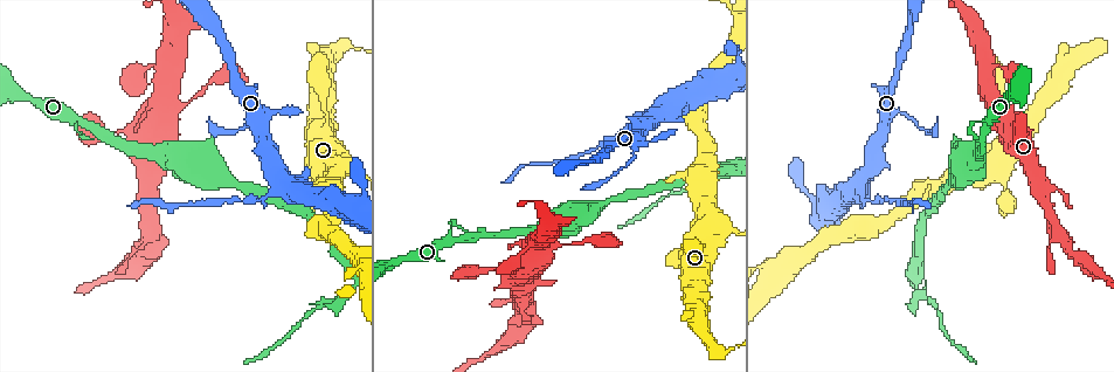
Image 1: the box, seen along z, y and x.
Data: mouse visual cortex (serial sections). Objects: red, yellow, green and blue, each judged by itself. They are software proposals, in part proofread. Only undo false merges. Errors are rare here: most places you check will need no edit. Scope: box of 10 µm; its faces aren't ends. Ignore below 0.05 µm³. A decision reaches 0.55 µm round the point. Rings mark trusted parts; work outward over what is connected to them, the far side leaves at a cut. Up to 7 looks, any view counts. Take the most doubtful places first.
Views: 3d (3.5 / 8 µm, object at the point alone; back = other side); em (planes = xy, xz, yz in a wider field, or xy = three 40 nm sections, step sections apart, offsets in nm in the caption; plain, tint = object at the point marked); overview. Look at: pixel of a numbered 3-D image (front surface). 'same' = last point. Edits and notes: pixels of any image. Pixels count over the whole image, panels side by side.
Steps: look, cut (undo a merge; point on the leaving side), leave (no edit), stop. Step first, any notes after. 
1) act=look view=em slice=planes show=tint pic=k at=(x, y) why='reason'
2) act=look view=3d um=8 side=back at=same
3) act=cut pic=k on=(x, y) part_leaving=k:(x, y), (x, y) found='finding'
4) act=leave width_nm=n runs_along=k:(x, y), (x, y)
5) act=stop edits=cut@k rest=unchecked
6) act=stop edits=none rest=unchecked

act=look view=3d um=3.5 pic=1 at=(919, 292)

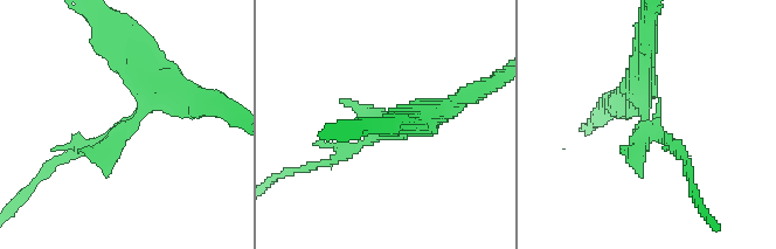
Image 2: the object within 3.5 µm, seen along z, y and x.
act=look view=em slice=planes show=tint pic=2 at=(126, 124) why='now the EM'

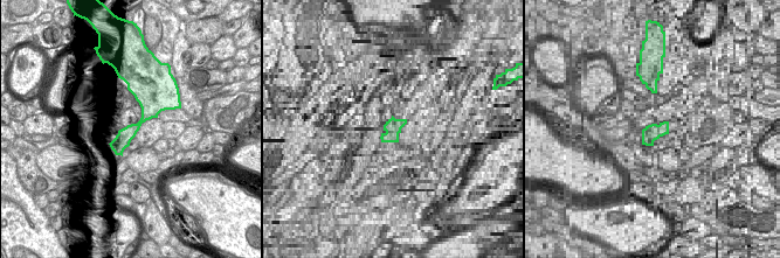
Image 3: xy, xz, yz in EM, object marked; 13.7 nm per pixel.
act=leave runs_along=3:(135, 91), (145, 117), (118, 152) found='one cell here'

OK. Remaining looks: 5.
act=look view=3d um=3.5 side=back pic=1 at=(281, 179)

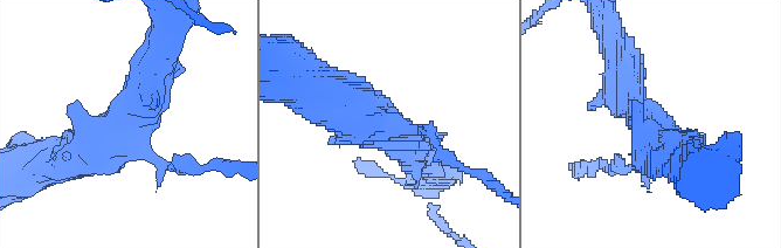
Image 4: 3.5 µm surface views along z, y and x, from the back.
act=look view=em slice=planes show=tint pic=4 at=(130, 124)

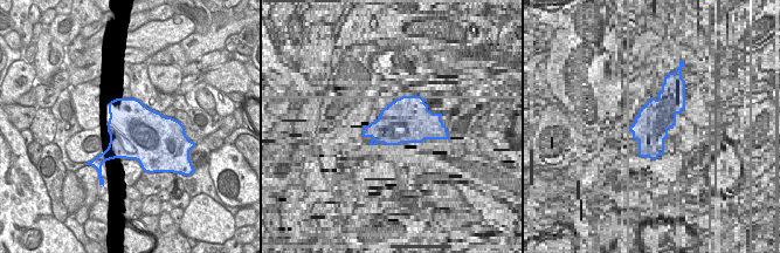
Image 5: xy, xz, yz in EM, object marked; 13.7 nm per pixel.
act=cut pic=4 on=(175, 159) part_leaving=4:(151, 157), (198, 171), (237, 167) found='two cells meet here'

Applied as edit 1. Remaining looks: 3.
act=look view=overview

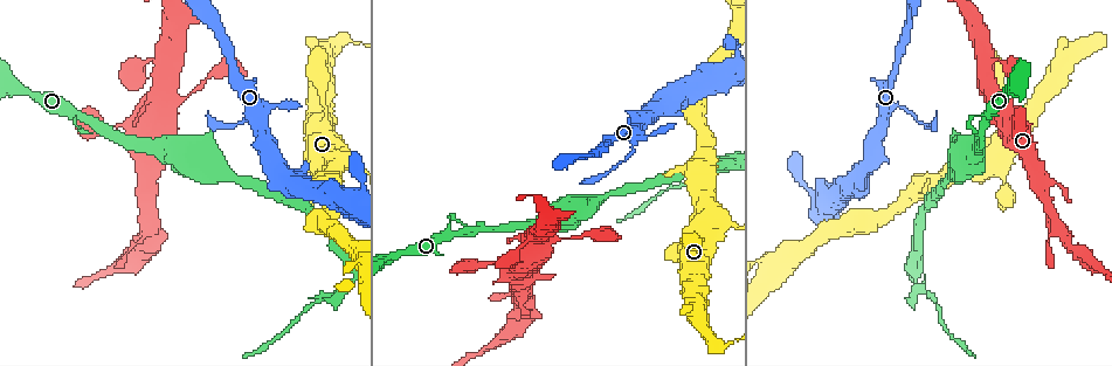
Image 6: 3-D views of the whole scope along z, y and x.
act=look view=3d um=8 pic=6 at=(724, 223) why='thick turns thin'

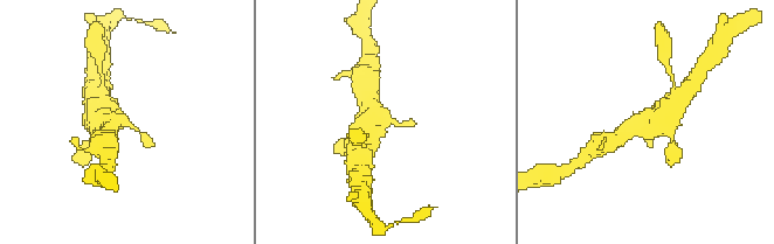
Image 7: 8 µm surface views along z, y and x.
act=look view=em slice=xy step=1 show=tint at=same why='shape alone is not enough'

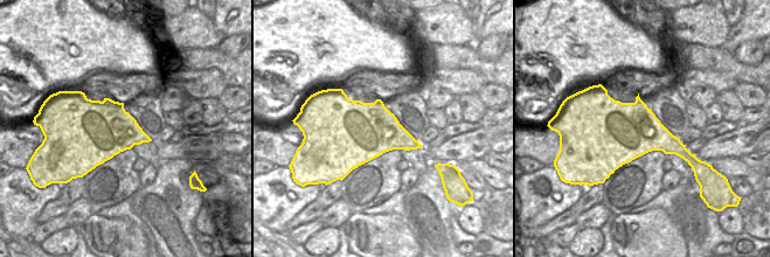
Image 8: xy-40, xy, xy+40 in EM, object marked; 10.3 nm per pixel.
act=leave runs_along=7:(363, 138), (373, 120), (403, 125) found='all the same cell'

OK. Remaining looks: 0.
act=stop edits=cut@4 rest=unchecked

